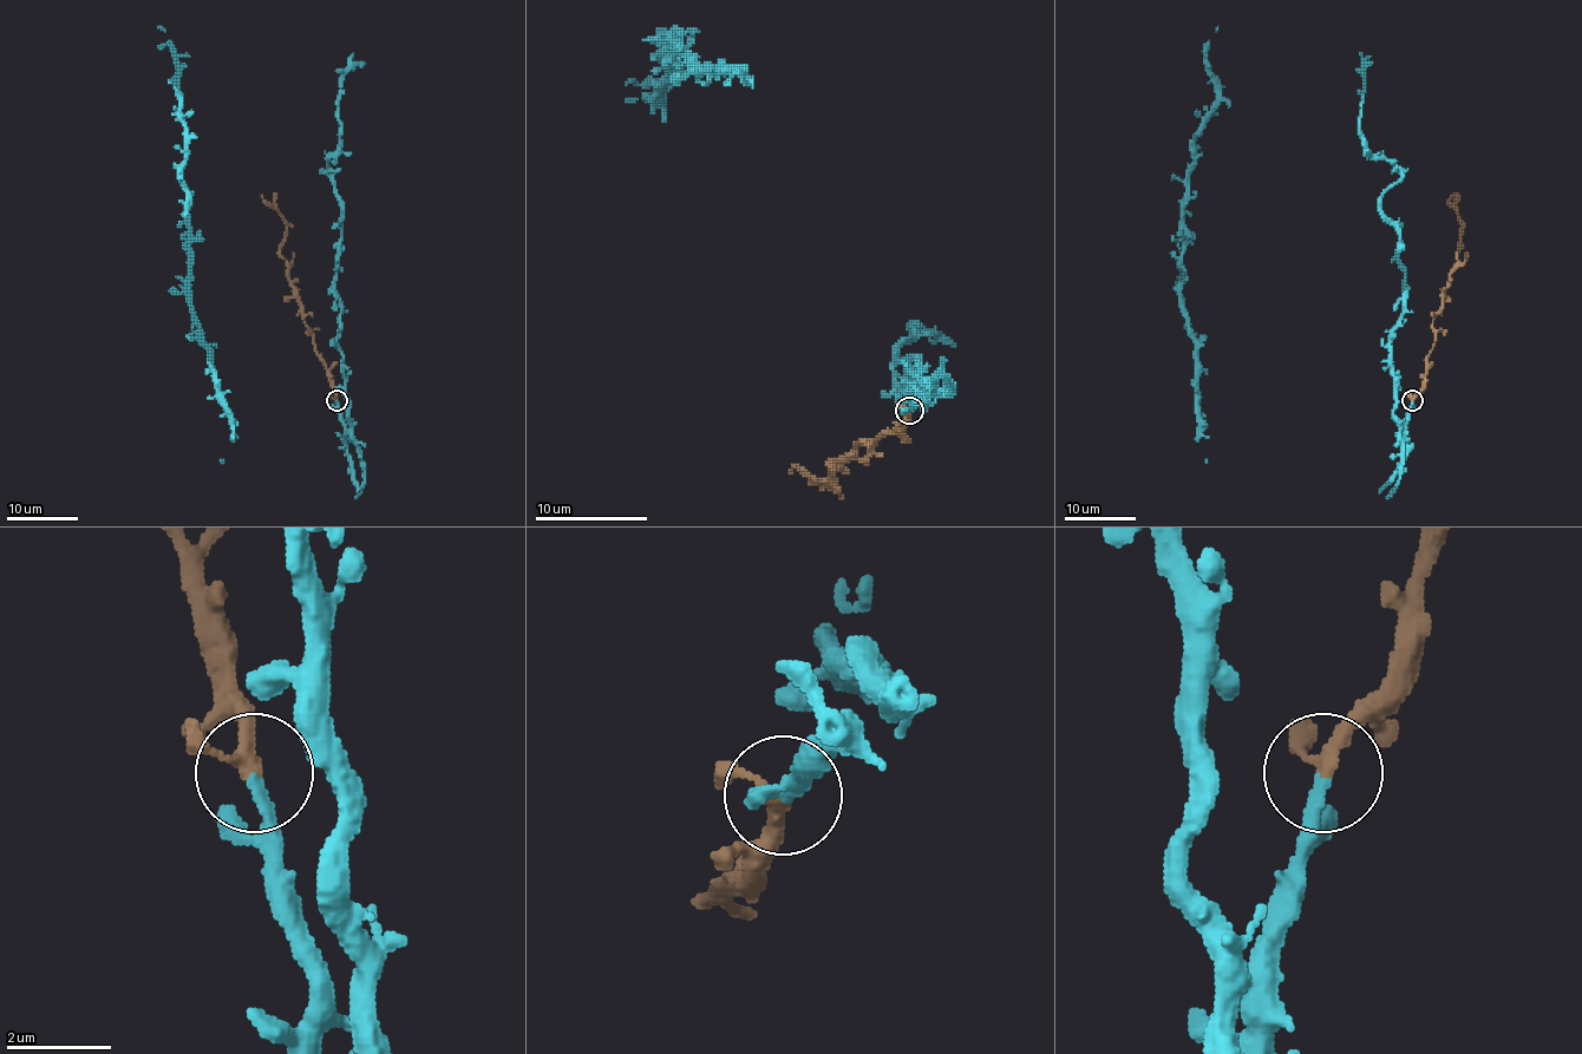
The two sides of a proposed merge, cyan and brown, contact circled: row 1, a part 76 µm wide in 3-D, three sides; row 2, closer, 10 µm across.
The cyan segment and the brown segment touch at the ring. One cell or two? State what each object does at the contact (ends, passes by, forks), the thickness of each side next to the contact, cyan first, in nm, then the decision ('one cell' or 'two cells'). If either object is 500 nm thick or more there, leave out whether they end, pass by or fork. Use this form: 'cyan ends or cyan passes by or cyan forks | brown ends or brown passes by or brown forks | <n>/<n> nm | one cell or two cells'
cyan ends | brown passes by | 220/240 nm | one cell

